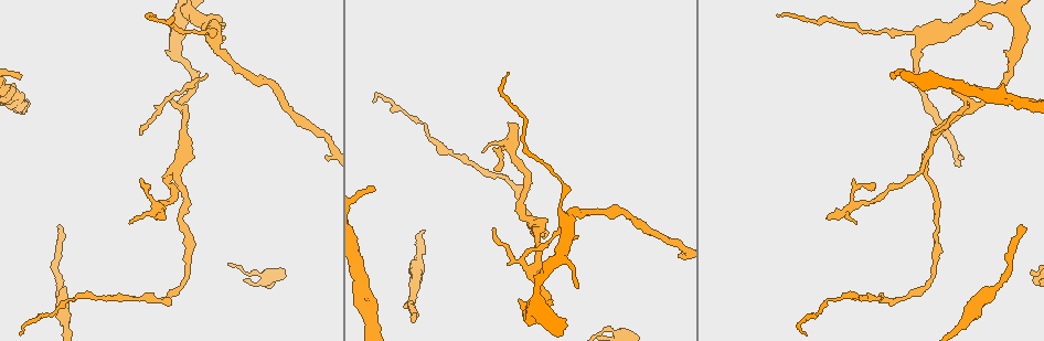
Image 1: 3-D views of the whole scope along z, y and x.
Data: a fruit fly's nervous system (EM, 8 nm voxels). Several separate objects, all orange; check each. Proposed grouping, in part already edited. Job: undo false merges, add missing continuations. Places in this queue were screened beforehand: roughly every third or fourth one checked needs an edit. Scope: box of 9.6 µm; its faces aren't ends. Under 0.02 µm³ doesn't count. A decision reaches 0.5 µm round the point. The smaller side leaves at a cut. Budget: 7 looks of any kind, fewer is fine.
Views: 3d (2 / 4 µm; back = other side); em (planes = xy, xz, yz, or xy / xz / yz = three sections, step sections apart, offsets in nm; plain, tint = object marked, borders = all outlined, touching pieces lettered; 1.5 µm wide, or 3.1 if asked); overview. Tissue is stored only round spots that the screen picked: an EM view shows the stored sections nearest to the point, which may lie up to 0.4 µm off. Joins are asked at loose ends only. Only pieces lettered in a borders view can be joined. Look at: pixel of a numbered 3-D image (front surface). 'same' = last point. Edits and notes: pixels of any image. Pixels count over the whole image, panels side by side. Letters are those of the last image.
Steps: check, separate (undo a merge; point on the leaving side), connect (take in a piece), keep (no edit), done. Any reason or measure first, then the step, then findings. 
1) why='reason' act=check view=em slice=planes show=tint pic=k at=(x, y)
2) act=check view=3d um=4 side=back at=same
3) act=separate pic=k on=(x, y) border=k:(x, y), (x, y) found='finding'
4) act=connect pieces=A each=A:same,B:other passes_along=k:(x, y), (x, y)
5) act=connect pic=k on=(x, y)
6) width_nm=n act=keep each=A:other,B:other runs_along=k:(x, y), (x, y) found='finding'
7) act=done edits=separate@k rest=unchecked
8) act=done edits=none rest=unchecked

why='free end' act=check view=em slice=planes show=plain pic=1 at=(509, 122)

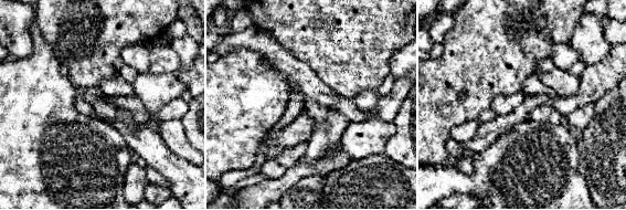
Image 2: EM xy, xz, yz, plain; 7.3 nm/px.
why='what lies round it' act=check view=em slice=planes show=borders at=same

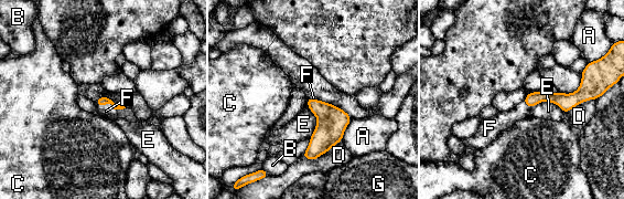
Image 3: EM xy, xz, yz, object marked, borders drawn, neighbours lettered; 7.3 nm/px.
act=connect pieces=F each=A:other,B:other,C:other,D:other,E:other,F:same,G:other passes_along=3:(104, 100), (111, 104), (106, 111) found='the neuron continues'

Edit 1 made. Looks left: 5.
why='thin end' act=check view=3d um=2 pic=1 at=(372, 188)

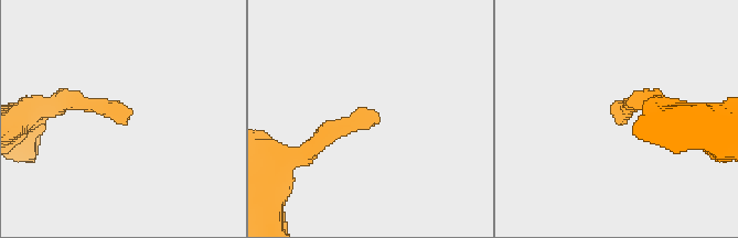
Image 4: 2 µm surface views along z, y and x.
why='need the tissue' act=check view=em slice=planes show=borders pic=4 at=(373, 122)

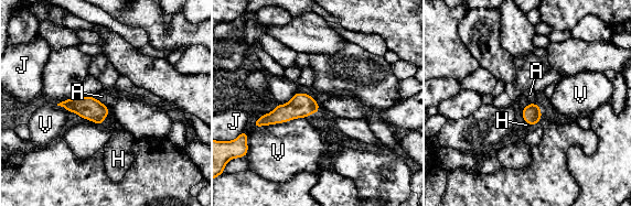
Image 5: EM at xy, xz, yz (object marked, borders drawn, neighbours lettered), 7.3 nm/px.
act=connect pieces=H each=A:other,H:same,J:other,V:other passes_along=5:(89, 108), (105, 117), (117, 149) found='the neuron continues'

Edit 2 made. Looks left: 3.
why='free end' act=check view=em slice=planes show=borders pic=1 at=(1022, 227)

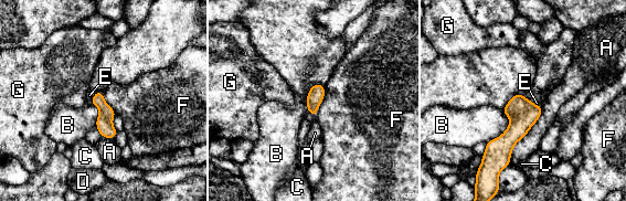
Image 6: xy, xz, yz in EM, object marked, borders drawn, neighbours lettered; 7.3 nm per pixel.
longest_contact=A:480nm act=connect pieces=E each=A:other,B:other,C:other,D:other,E:same,F:other,G:other passes_along=6:(315, 97), (311, 115), (307, 116) found='the neuron continues'

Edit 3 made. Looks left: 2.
act=done edits=connect@3,connect@5,connect@6 rest=unchecked

